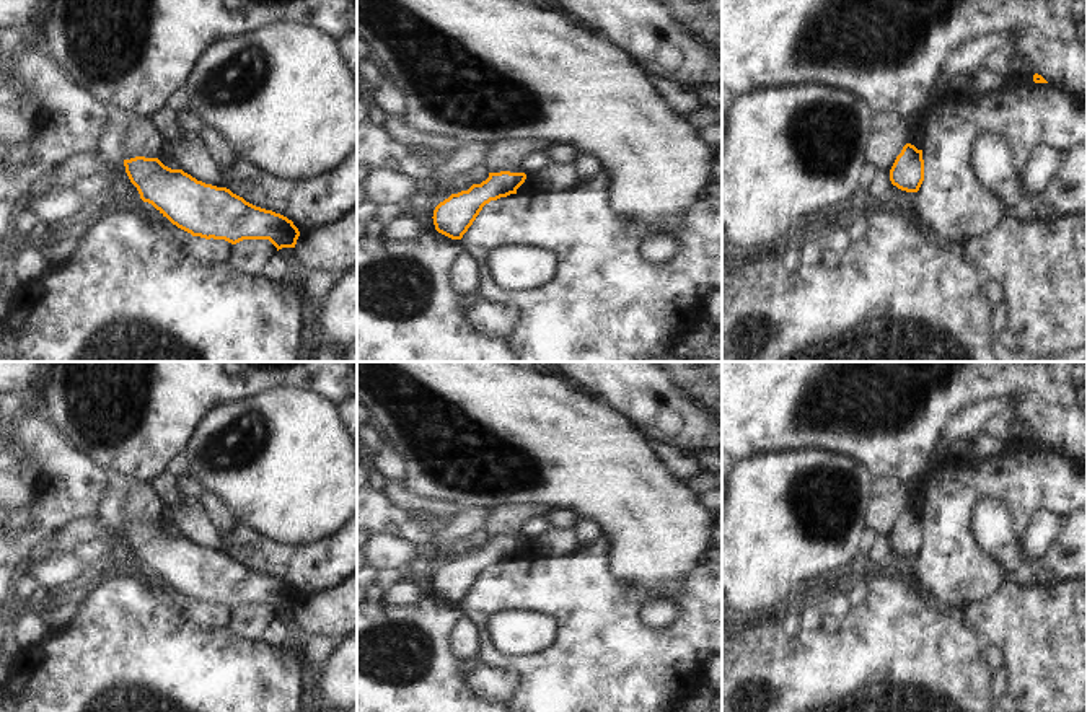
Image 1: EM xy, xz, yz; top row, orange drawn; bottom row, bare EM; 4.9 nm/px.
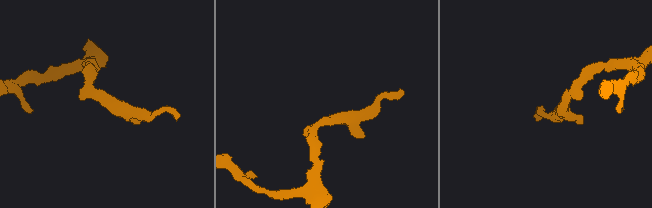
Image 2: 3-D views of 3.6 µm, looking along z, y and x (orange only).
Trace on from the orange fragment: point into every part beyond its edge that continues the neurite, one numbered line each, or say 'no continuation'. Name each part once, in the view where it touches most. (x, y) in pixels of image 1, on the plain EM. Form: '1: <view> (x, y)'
no continuation

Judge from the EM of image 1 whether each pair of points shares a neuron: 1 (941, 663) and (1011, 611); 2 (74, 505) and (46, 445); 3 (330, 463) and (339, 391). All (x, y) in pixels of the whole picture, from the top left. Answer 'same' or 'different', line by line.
1: different
2: same
3: different

